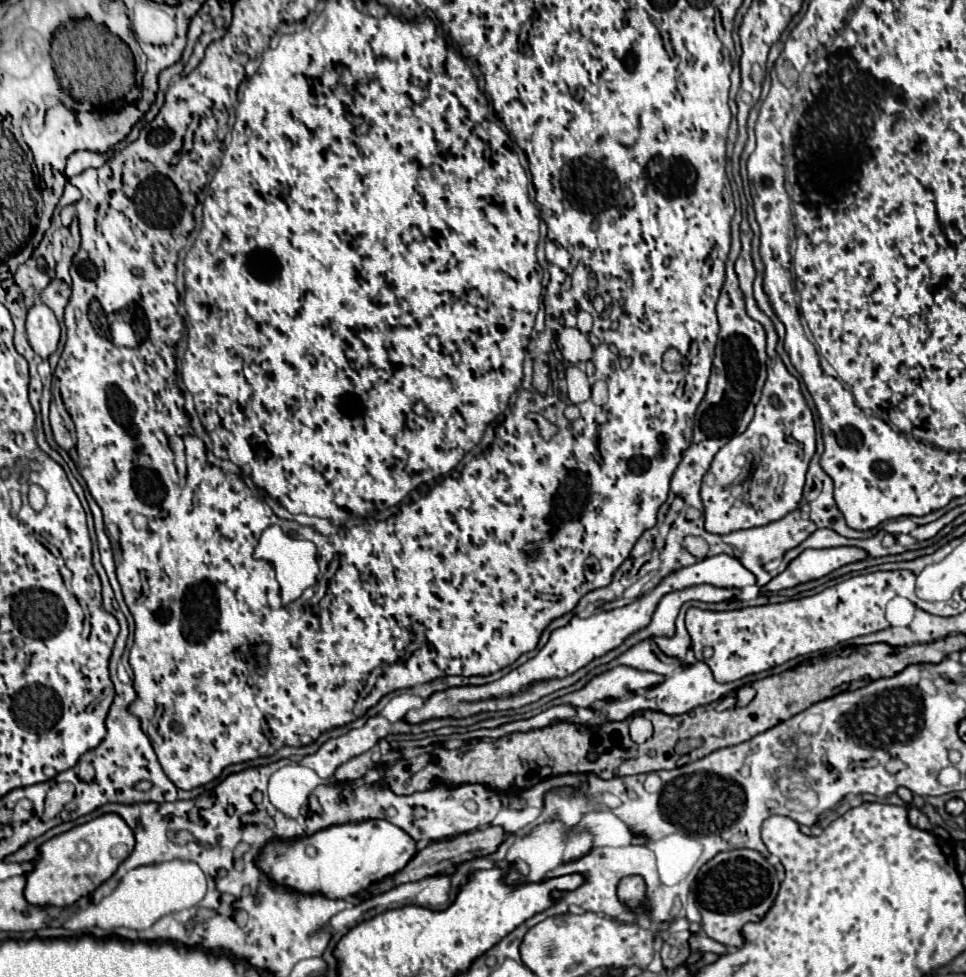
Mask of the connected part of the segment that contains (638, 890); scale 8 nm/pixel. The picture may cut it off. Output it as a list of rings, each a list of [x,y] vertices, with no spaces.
[[[628,876],[618,886],[618,896],[622,902],[626,902],[632,912],[642,912],[642,898],[644,898],[644,882],[640,876]]]

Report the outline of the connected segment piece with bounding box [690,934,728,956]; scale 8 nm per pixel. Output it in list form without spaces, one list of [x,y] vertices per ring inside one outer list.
[[[692,934],[692,938],[690,938],[690,948],[692,948],[692,950],[702,950],[702,952],[714,952],[714,954],[718,954],[718,956],[728,954],[728,950],[726,950],[724,944],[718,944],[716,940],[710,940],[708,936],[694,936],[694,934]]]

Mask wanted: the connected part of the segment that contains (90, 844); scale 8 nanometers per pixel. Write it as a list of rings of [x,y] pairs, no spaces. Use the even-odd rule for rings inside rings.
[[[118,814],[98,816],[60,836],[50,838],[38,848],[34,868],[26,874],[24,898],[28,904],[38,908],[72,906],[76,900],[90,896],[100,884],[104,884],[132,850],[134,834],[128,824]]]

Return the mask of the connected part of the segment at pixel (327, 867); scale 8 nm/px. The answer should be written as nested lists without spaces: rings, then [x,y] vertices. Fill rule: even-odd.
[[[366,820],[360,824],[342,824],[342,826],[330,826],[326,830],[316,832],[310,838],[298,838],[298,840],[290,840],[290,842],[270,842],[264,852],[258,858],[258,866],[280,886],[298,890],[302,894],[324,894],[328,898],[350,898],[356,896],[360,892],[364,892],[366,888],[370,888],[376,882],[382,882],[390,876],[394,876],[396,872],[400,872],[408,862],[410,856],[414,856],[414,852],[418,852],[416,848],[416,840],[406,834],[404,830],[400,830],[398,826],[390,824],[388,820]],[[306,848],[312,848],[314,854],[310,856],[306,852]]]

